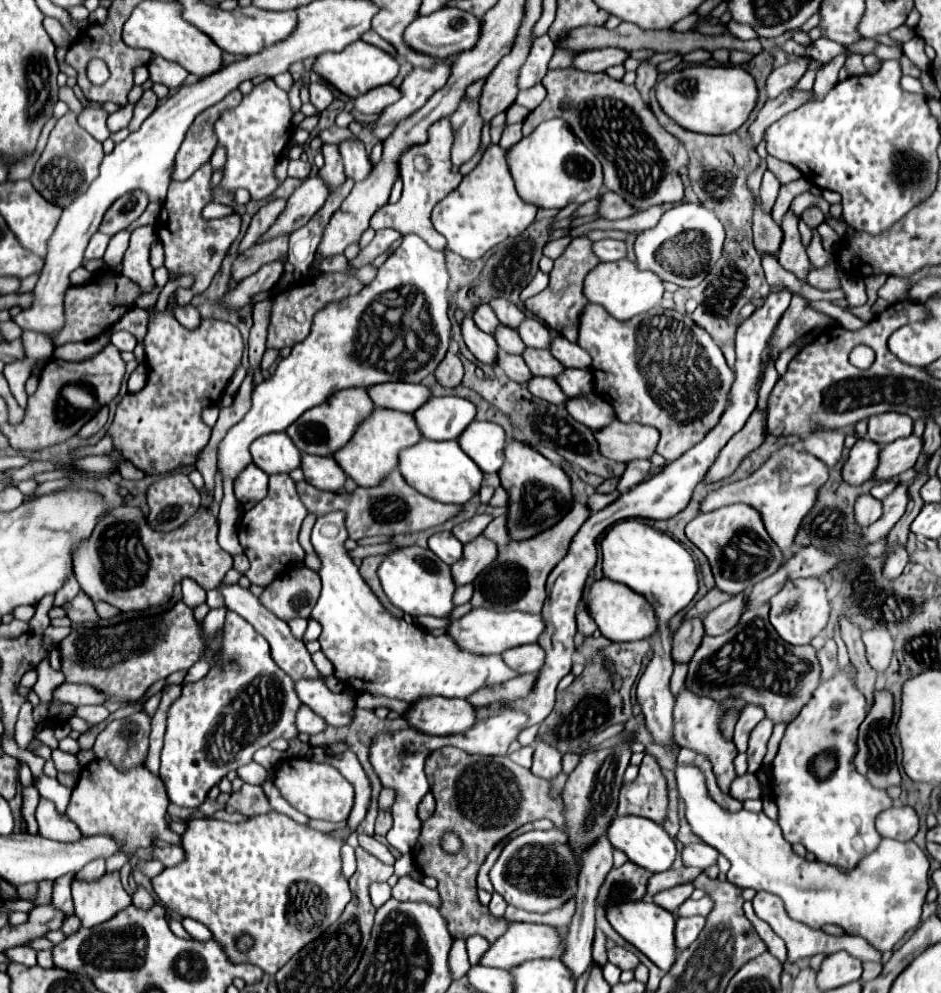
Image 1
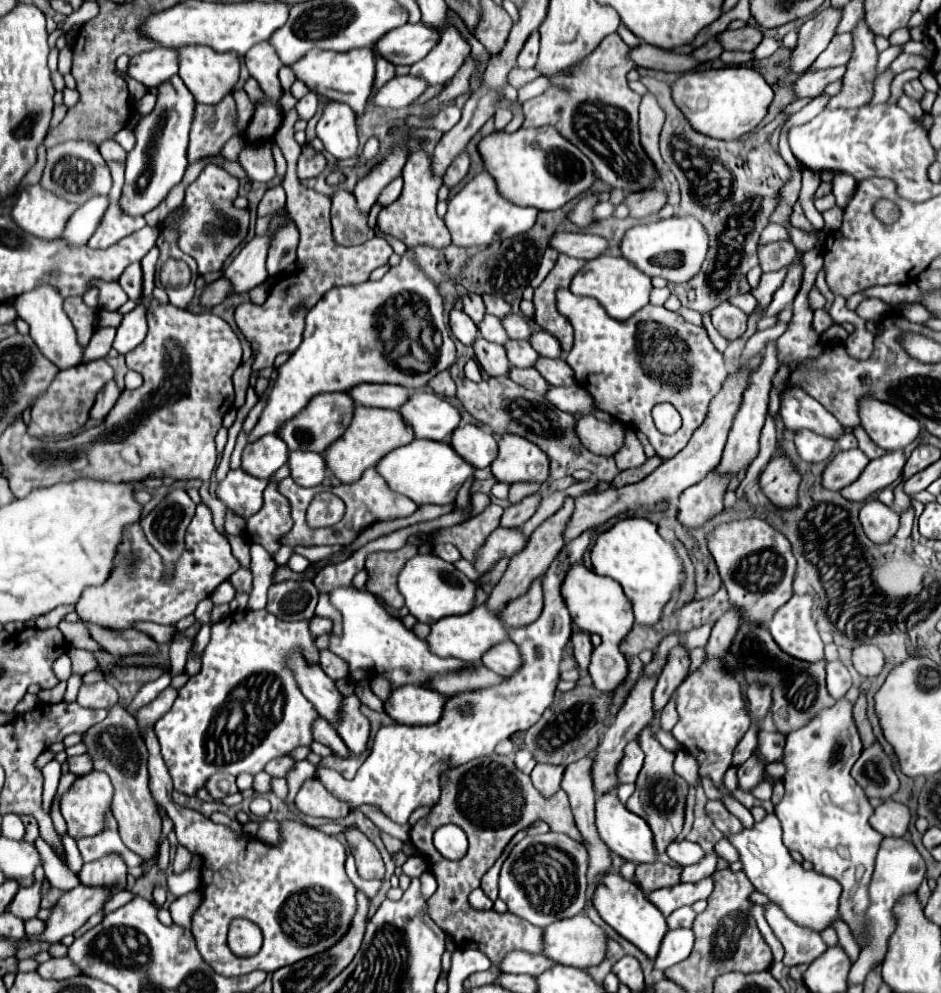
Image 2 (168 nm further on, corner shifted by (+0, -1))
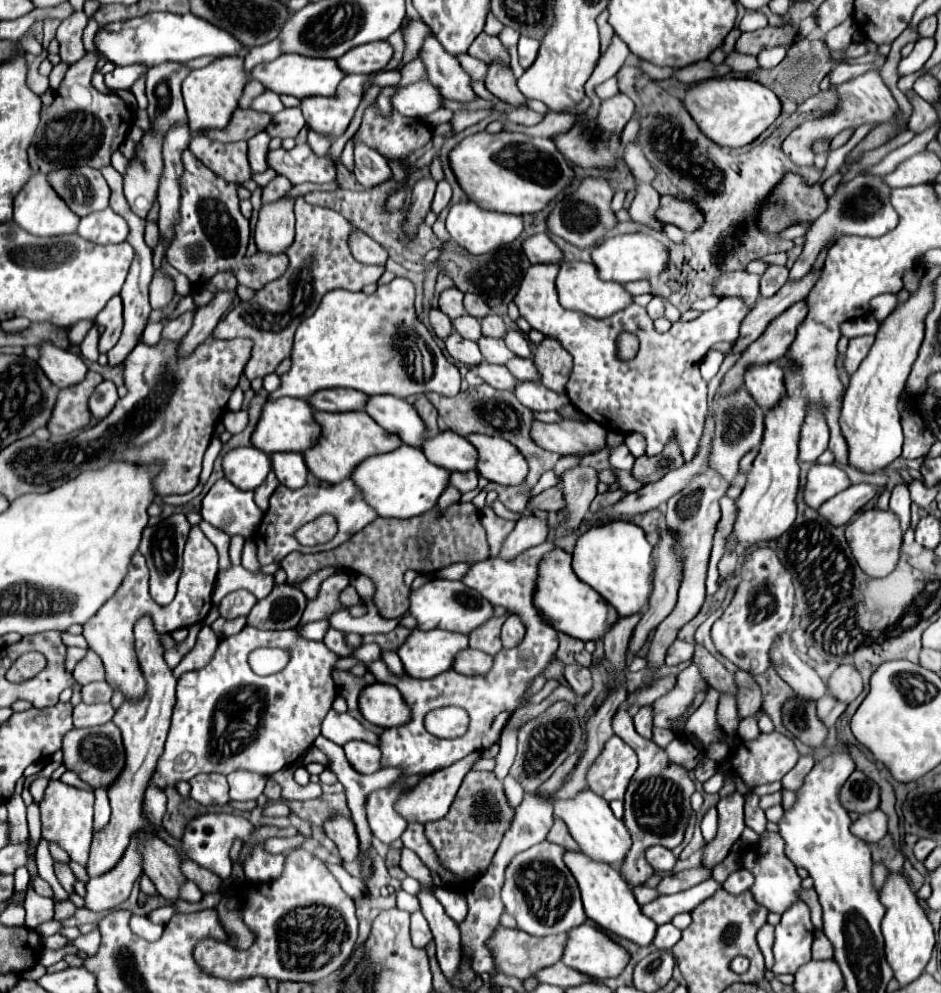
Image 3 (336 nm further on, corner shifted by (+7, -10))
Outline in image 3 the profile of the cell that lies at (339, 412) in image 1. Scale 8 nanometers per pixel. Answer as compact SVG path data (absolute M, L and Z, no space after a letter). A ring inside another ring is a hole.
M280 398L278 402L266 402L262 418L252 434L252 444L266 454L274 452L306 452L322 436L322 426L314 418L314 408L306 400L298 398Z

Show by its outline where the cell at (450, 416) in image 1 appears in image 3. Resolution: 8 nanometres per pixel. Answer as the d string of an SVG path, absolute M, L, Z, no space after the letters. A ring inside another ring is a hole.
M370 396L366 412L390 434L400 436L408 446L422 446L428 438L428 428L418 410L406 400L394 396Z

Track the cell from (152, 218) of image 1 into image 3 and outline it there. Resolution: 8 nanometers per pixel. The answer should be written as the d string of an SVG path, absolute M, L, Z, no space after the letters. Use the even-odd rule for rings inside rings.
M112 208L92 212L80 220L78 234L94 244L120 244L128 238L130 228L122 216L118 216Z

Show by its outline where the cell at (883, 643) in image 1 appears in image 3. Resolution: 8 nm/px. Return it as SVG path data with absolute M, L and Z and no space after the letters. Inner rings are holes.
M842 664L840 668L836 668L836 672L830 676L828 680L828 690L842 702L852 702L860 692L862 692L862 676L860 672L850 666L850 664Z

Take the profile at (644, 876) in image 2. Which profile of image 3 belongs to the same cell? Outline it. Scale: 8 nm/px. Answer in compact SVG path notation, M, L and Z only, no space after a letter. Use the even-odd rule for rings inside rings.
M704 868L682 870L682 872L674 872L670 876L664 876L662 882L656 886L656 890L658 890L658 894L676 894L676 892L692 888L694 884L700 884L706 878L710 878L710 872Z

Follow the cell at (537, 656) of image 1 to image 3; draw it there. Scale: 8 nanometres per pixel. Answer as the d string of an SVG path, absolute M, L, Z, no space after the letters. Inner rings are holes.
M470 648L470 650L462 650L462 654L458 654L458 662L454 662L454 670L458 674L480 676L480 674L488 674L492 664L494 664L494 656Z

